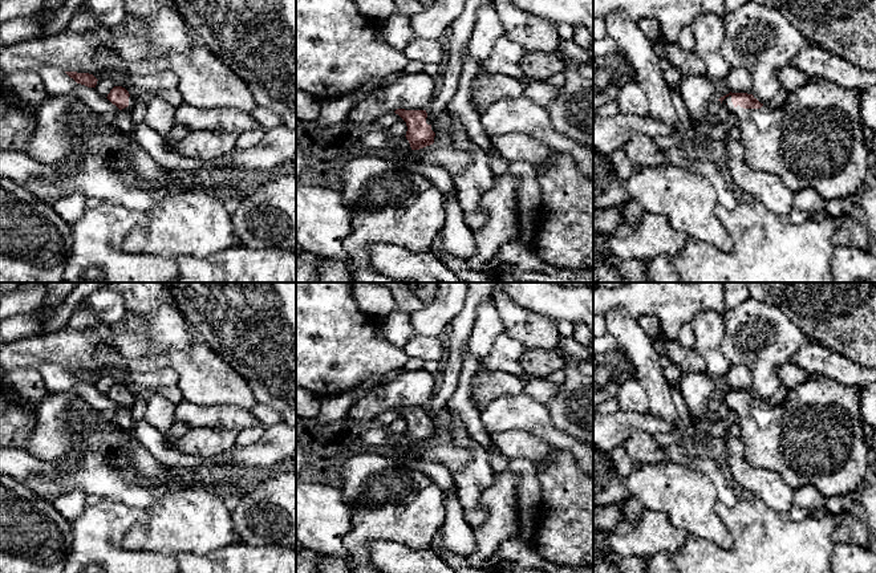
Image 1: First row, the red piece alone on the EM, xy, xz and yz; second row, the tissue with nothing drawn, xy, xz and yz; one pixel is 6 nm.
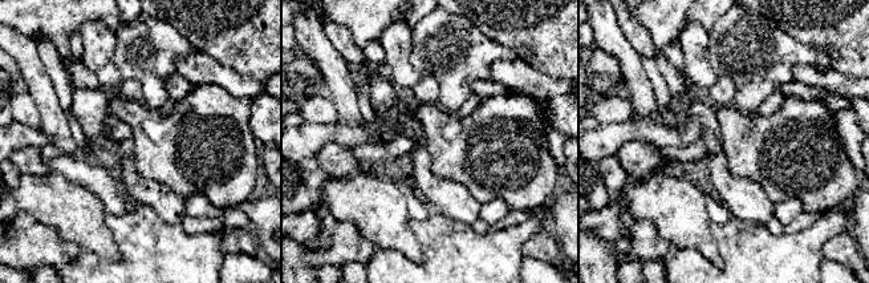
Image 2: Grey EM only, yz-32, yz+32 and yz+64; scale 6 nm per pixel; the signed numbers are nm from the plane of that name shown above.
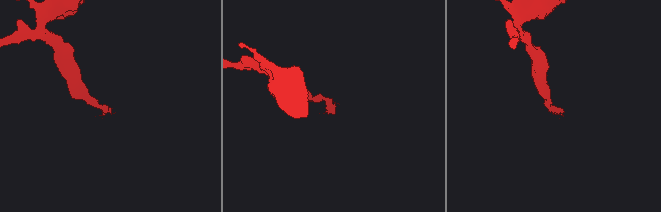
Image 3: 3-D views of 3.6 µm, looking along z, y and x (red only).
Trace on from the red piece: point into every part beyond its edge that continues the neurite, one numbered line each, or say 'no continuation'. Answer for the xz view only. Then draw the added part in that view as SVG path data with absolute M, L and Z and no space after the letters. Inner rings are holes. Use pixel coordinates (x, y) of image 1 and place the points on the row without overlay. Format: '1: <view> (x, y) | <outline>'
1: xz (434, 423) | M429 414L426 415L426 420L430 422L431 427L435 430L434 440L445 435L445 431L441 428L438 420L433 419Z

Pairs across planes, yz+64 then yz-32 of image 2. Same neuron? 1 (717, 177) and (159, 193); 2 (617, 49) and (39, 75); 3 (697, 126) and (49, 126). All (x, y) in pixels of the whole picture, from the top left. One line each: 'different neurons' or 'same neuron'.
1: same neuron
2: same neuron
3: different neurons

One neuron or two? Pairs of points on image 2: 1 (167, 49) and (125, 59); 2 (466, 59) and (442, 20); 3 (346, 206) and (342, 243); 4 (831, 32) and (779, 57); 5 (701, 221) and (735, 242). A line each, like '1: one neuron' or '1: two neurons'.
1: one neuron
2: one neuron
3: two neurons
4: two neurons
5: two neurons

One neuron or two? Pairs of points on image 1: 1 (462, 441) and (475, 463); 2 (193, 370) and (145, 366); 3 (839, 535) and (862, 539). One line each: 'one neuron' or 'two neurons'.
1: one neuron
2: one neuron
3: one neuron

